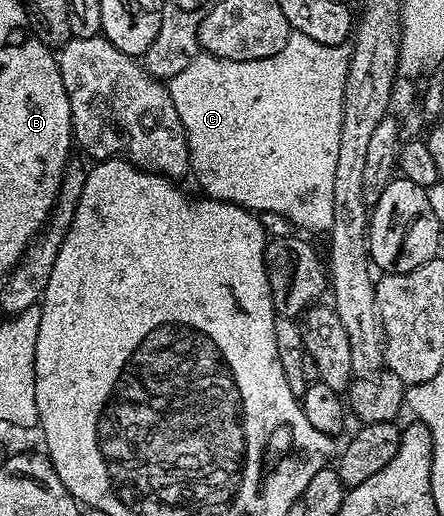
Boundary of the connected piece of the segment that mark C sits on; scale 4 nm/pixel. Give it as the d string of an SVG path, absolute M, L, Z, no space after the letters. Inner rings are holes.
M290 31L287 38L287 46L283 46L283 50L279 50L279 54L268 56L267 58L259 58L258 60L224 60L218 56L210 56L208 54L199 54L191 62L191 66L187 66L187 70L182 70L179 74L175 74L167 81L167 87L171 94L171 102L175 102L175 114L179 114L179 122L185 131L187 138L187 146L189 147L189 163L191 165L191 176L197 179L197 184L202 188L204 195L210 200L222 200L228 204L238 204L240 208L247 208L250 212L258 214L266 214L265 212L274 212L277 216L286 216L293 224L321 224L327 226L335 218L335 206L331 193L335 191L335 162L339 158L339 130L343 130L343 102L345 101L345 79L349 73L349 57L350 49L345 46L327 46L315 42L315 38L307 38L307 34L302 32Z

